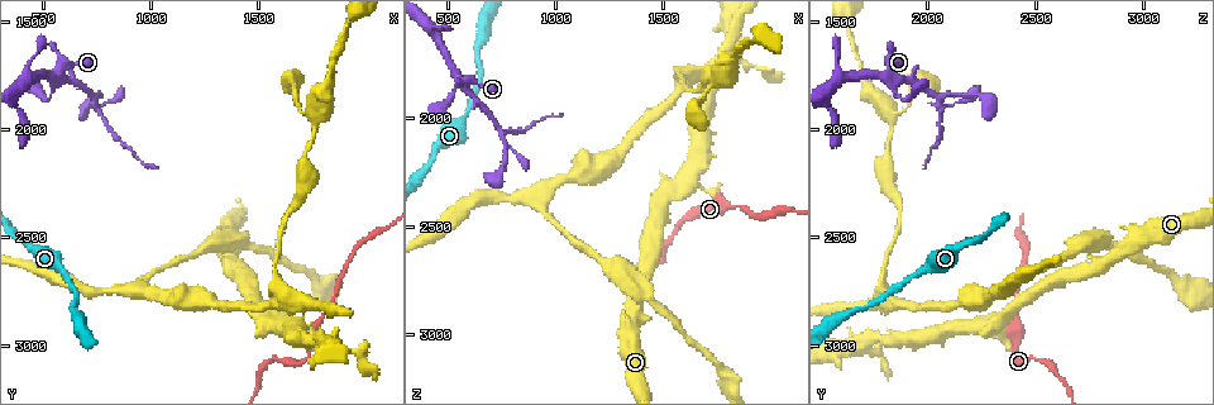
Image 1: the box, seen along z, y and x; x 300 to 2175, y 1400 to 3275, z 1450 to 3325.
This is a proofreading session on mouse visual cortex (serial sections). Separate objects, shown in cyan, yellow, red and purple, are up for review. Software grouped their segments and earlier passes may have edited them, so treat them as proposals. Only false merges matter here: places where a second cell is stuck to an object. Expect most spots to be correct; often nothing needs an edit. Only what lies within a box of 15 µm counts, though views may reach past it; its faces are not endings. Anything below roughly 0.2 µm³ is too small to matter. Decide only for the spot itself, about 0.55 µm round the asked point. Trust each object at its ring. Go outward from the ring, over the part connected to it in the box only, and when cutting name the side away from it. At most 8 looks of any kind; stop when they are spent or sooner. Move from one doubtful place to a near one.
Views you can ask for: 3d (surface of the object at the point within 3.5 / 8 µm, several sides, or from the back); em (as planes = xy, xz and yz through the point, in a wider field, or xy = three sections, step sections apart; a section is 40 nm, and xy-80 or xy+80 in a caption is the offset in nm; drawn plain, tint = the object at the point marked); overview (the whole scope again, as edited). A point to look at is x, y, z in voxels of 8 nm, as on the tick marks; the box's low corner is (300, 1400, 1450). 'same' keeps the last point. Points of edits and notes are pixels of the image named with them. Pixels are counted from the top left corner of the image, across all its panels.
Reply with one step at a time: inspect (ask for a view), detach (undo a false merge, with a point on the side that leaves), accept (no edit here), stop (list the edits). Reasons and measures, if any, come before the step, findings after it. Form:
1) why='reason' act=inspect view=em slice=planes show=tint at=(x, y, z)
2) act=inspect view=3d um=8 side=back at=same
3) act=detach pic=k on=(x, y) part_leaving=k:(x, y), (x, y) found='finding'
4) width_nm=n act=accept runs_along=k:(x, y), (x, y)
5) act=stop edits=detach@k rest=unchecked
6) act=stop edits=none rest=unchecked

why='sudden change in width' act=inspect view=3d um=3.5 at=(1830, 2840, 2410)

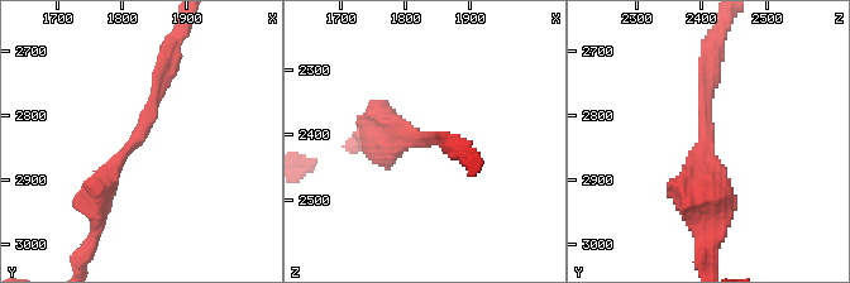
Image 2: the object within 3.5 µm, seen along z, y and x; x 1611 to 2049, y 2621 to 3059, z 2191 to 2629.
arm_widths_nm=150,350 why='shape alone is not enough' act=inspect view=em slice=xy step=2 show=tint at=(1810, 2840, 2410)

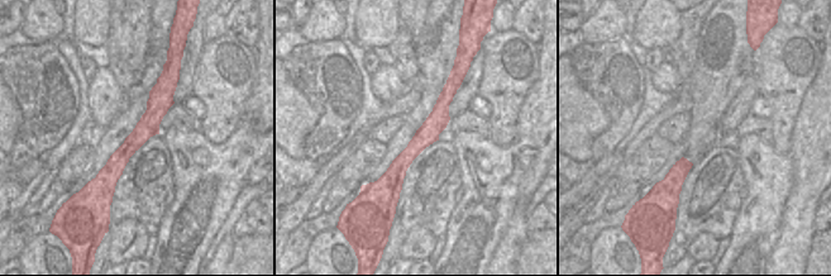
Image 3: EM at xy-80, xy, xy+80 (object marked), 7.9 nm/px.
act=accept found='all the same cell'

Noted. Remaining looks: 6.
why='sharp bend' act=inspect view=3d um=3.5 at=(1370, 2620, 2800)

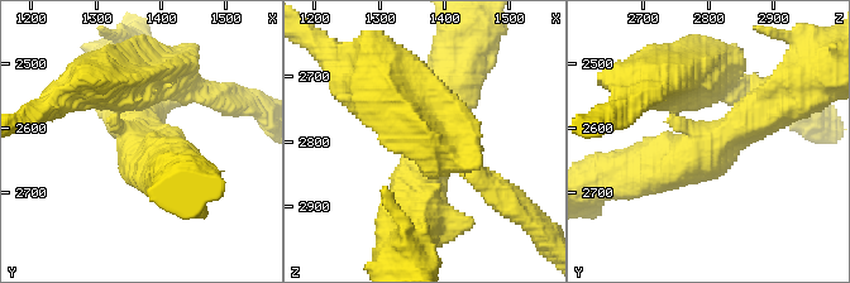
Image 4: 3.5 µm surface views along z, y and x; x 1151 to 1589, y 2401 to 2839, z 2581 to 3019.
arms=3 arm_widths_nm=250,600,600 why='shape alone is not enough' act=inspect view=em slice=xy step=2 show=tint at=(1365, 2620, 2805)

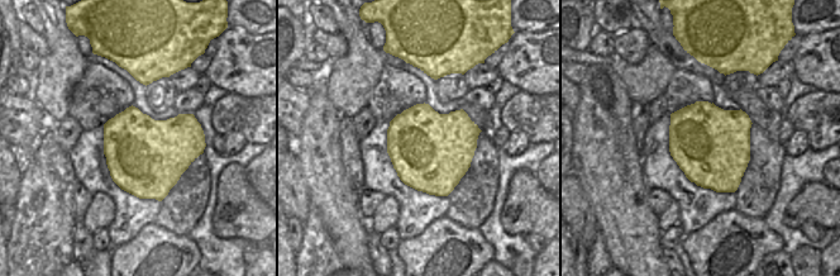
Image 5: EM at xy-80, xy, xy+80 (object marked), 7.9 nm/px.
act=accept runs_along=4:(410, 214), (421, 143), (394, 94) found='continuous, no second cell'

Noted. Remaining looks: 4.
act=inspect view=3d um=3.5 at=(1590, 2790, 1850)

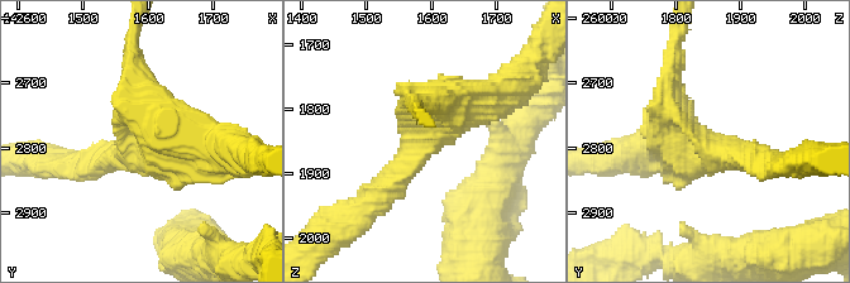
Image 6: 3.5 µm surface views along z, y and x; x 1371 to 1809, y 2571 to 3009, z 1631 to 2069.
arms=3 arm_widths_nm=250,350,450 why='now the EM' act=inspect view=em slice=xy step=5 show=tint at=(1605, 2790, 1835)

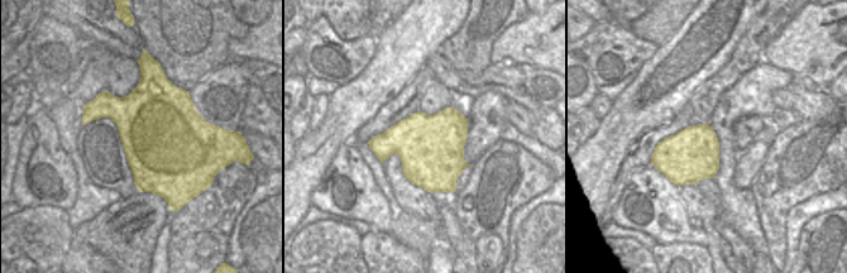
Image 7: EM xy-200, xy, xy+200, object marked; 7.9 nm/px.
act=accept runs_along=6:(745, 159), (671, 129), (671, 67) found='continuous, no second cell'

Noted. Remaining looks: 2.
act=stop edits=none rest=unchecked

